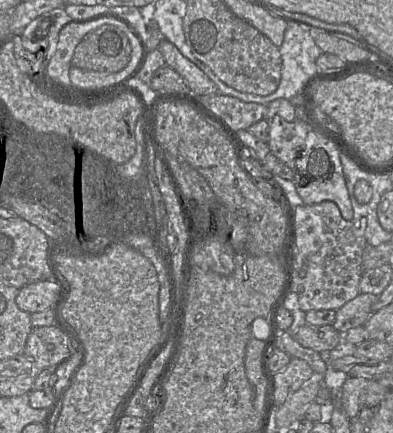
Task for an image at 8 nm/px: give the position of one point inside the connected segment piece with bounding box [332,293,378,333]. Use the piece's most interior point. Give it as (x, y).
(356, 312)

